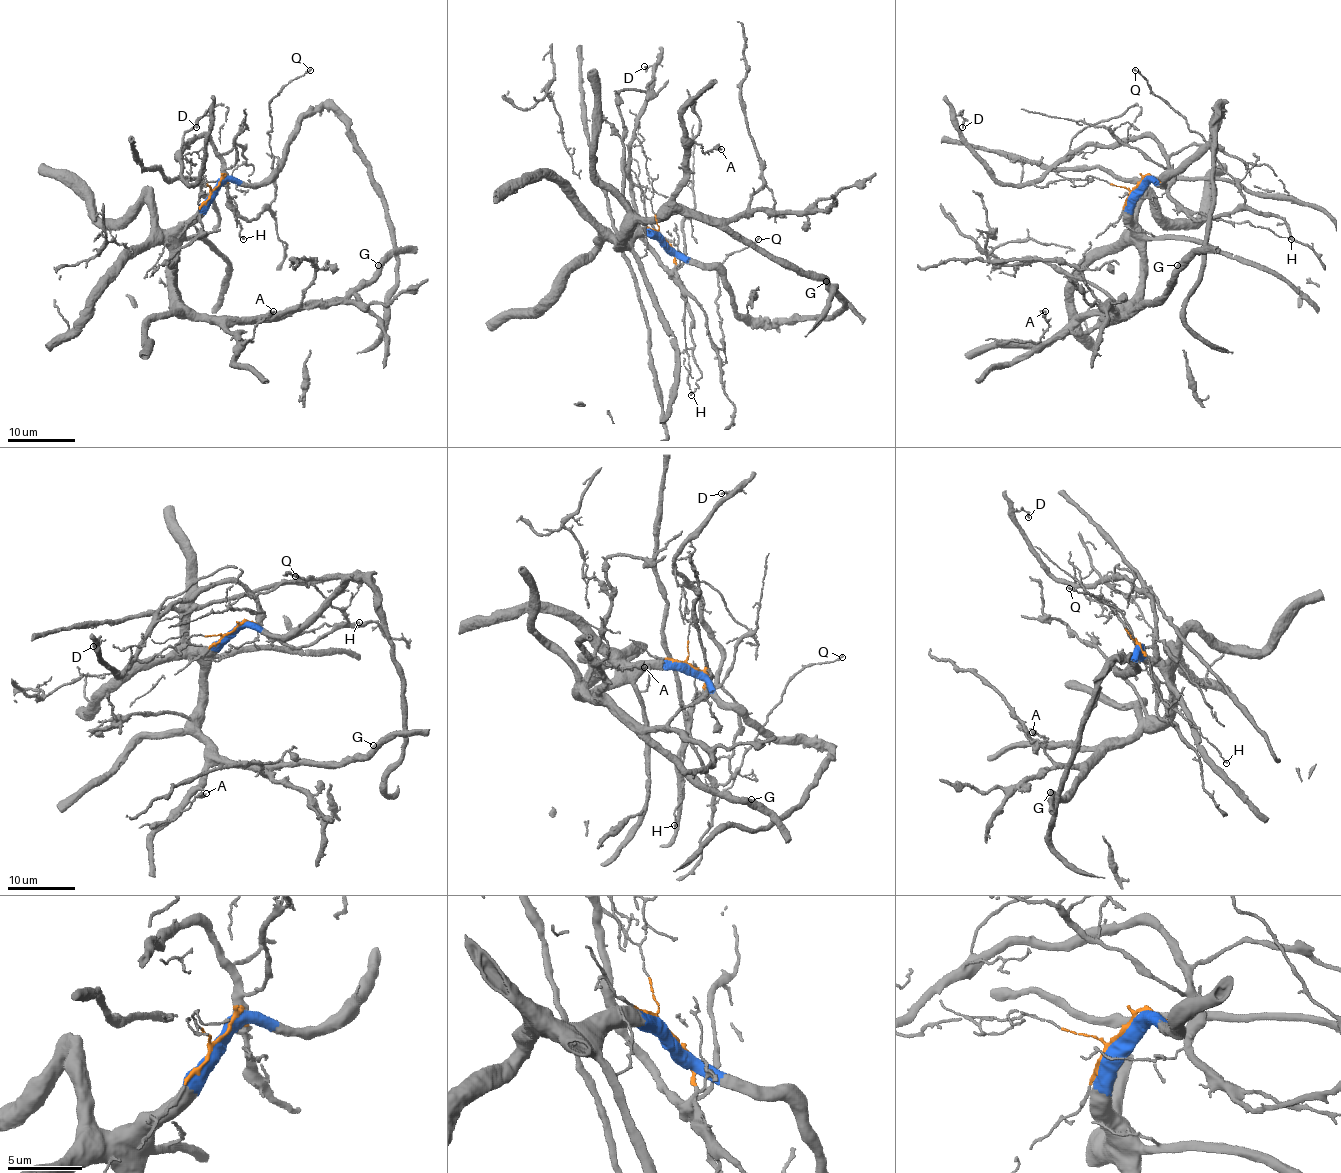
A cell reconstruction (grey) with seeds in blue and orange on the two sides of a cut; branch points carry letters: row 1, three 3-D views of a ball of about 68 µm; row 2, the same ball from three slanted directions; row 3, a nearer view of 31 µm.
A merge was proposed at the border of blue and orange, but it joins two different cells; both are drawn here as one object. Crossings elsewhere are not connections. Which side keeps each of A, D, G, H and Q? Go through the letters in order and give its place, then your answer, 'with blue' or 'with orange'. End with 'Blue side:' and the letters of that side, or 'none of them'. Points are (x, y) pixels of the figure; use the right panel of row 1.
A: (1045, 311) | with blue
D: (962, 127) | with orange
G: (1177, 265) | with blue
H: (1291, 239) | with orange
Q: (1135, 70) | with orange
Blue side: A, G

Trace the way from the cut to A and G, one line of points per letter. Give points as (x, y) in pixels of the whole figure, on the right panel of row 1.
A: (1136, 186), (1133, 224), (1141, 242), (1136, 295), (1093, 329), (1058, 333), (1042, 343), (1046, 310)
G: (1136, 186), (1148, 181), (1161, 183), (1189, 159), (1211, 135), (1216, 107), (1214, 202), (1204, 246), (1177, 265)

